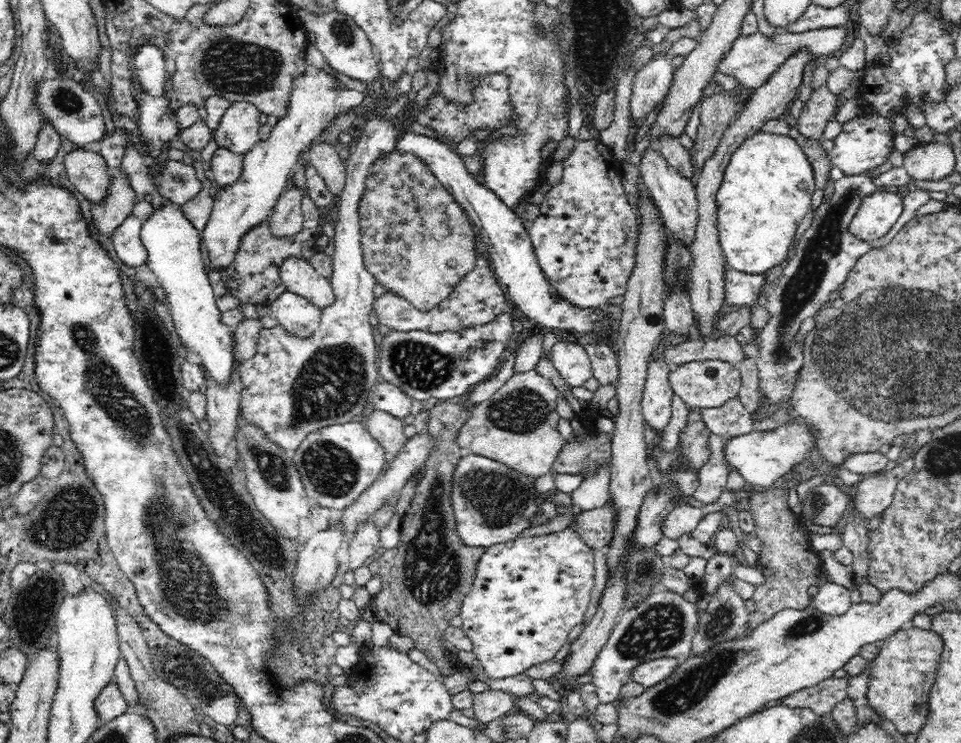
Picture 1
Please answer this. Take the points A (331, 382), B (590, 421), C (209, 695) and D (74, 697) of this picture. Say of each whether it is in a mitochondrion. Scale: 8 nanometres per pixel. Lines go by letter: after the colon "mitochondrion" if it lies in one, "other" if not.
A: mitochondrion
B: other
C: other
D: other

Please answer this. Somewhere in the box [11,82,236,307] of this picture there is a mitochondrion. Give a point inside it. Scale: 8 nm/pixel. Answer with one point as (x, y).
(66, 100)

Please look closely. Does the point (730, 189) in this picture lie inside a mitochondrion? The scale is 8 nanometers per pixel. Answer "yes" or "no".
no

